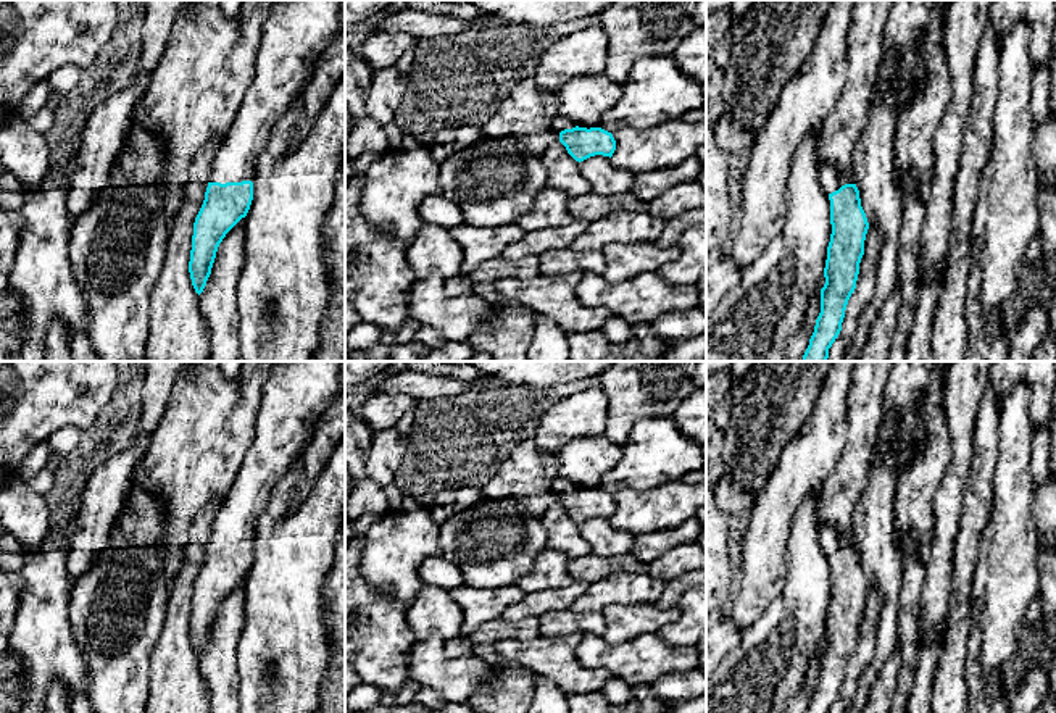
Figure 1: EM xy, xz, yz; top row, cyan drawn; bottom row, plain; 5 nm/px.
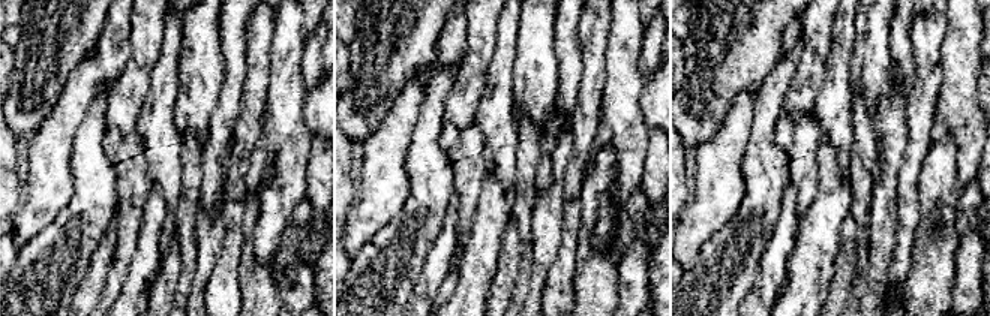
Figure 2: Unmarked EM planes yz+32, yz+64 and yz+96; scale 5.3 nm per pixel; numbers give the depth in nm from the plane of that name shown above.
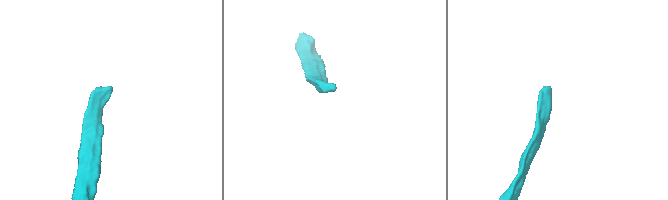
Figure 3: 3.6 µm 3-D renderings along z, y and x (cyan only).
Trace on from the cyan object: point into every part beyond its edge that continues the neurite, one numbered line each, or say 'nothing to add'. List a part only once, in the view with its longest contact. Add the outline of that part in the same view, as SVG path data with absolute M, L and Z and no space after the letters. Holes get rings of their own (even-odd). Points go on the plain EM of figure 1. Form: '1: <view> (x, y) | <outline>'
1: xy (295, 392) | M277 361L263 384L261 405L255 418L255 437L239 474L216 513L208 544L252 542L253 526L269 502L274 484L289 471L293 457L311 437L310 423L339 397L342 361Z

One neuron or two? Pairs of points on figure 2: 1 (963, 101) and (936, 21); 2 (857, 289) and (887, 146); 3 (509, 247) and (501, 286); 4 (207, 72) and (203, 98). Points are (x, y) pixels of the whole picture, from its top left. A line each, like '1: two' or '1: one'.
1: two
2: two
3: one
4: one

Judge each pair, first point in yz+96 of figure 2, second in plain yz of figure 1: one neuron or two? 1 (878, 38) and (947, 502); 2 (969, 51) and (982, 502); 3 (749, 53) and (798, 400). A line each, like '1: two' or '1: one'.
1: two
2: two
3: one

